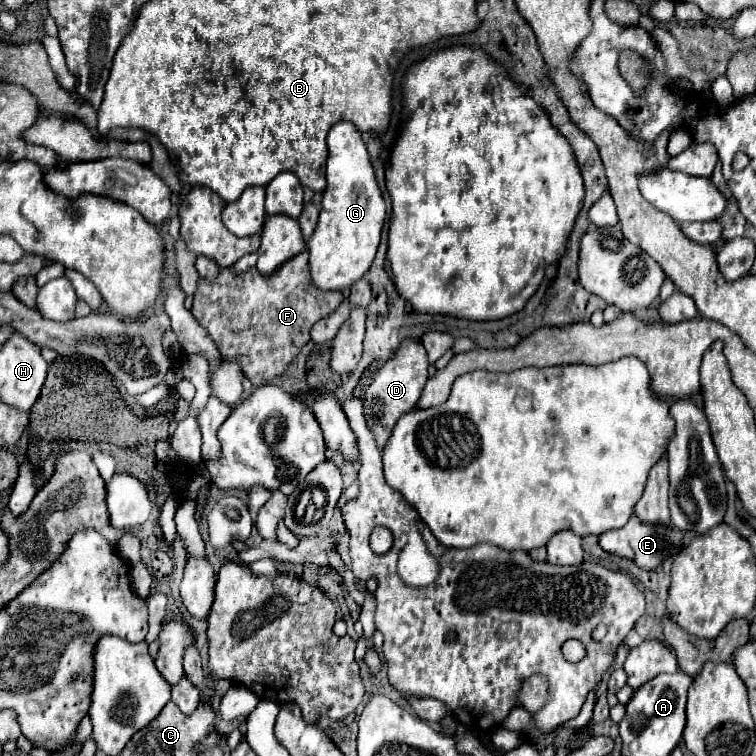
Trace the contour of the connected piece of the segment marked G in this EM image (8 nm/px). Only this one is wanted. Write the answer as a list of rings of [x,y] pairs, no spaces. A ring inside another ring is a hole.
[[[335,123],[327,135],[327,149],[327,187],[323,191],[317,227],[307,239],[309,275],[313,287],[319,291],[343,291],[361,279],[373,263],[385,221],[385,201],[377,187],[361,133],[353,123]]]

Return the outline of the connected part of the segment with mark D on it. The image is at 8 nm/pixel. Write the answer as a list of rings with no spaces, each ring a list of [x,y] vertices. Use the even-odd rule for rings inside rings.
[[[421,341],[401,343],[401,347],[395,351],[395,355],[389,361],[385,361],[385,365],[375,373],[371,385],[365,389],[363,415],[367,419],[367,427],[369,427],[375,443],[379,447],[383,447],[385,441],[389,439],[397,419],[415,407],[427,377],[429,377],[429,361],[427,361],[427,353],[425,353],[425,347],[421,345]]]

